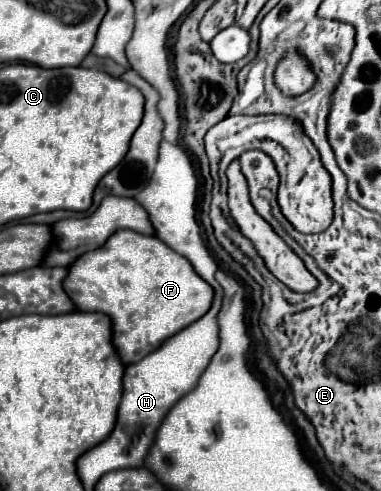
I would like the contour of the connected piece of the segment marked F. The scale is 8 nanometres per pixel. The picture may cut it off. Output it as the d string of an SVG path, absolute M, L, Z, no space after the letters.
M133 231L113 233L107 239L105 247L99 247L97 251L91 251L89 255L77 259L69 267L69 279L65 279L65 291L69 291L69 297L77 303L81 311L101 311L111 317L113 345L125 365L141 361L143 357L159 349L165 339L173 337L177 331L201 319L209 311L215 297L213 287L205 283L203 277L197 275L193 265L183 255L177 255L157 237L147 237Z

